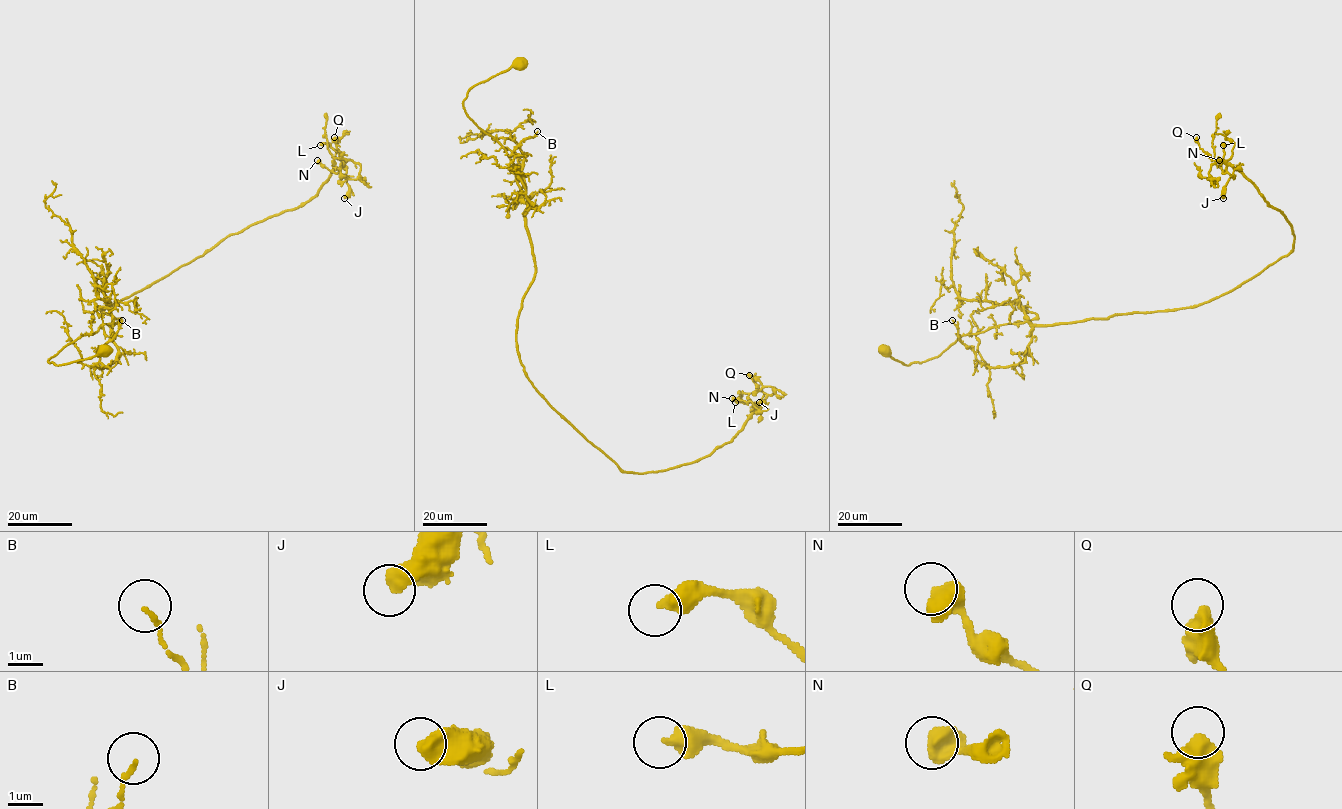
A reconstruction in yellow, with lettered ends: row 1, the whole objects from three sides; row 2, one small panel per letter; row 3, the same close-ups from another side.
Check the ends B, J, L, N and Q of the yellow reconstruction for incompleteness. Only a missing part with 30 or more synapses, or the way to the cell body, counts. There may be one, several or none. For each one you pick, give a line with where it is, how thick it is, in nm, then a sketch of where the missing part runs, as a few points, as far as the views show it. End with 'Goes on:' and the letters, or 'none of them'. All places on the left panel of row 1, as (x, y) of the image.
Goes on: none of them

